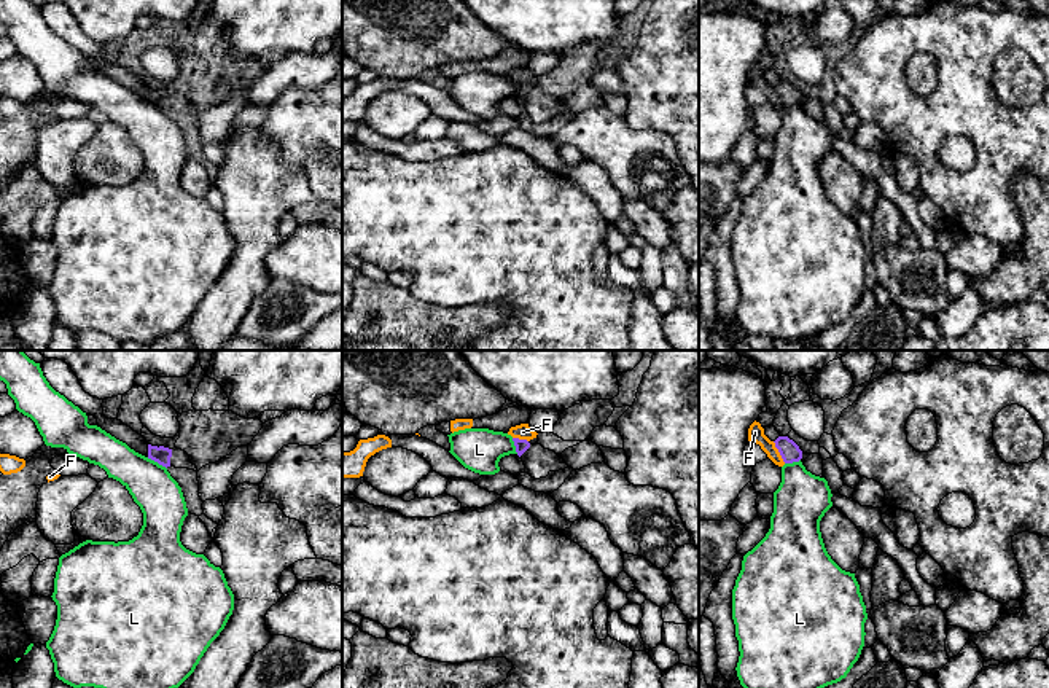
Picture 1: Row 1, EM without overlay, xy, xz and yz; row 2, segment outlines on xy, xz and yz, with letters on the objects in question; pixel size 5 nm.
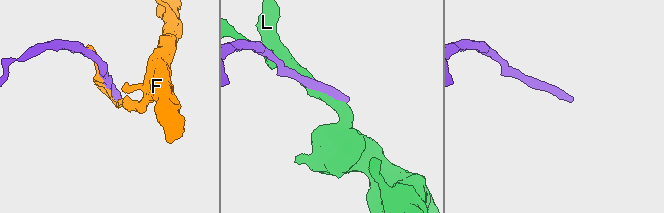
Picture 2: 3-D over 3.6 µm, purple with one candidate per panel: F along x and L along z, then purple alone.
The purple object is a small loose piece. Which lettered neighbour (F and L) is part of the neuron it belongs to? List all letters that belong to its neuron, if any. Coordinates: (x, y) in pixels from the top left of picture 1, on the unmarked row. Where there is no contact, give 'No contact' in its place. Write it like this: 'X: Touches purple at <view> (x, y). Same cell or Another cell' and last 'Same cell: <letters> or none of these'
F: Touches purple at yz (779, 94). Another cell
L: Touches purple at xy (156, 104). Another cell
Same cell: none of these

